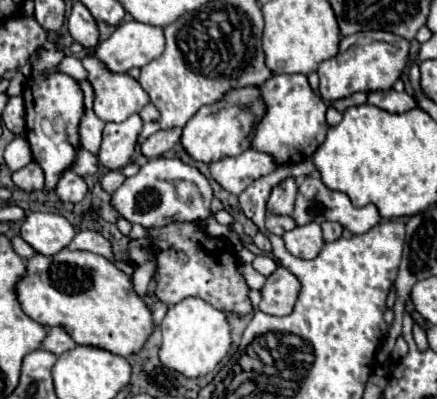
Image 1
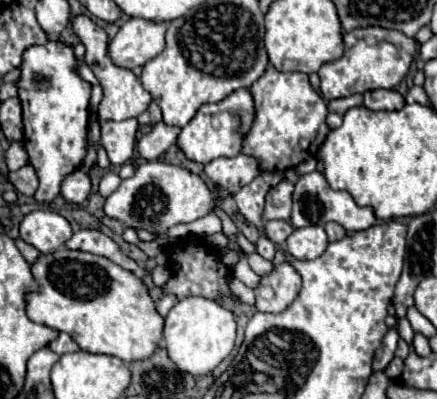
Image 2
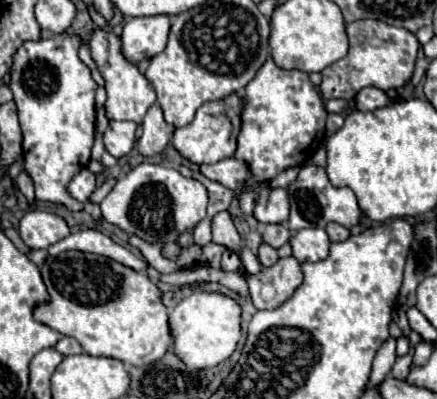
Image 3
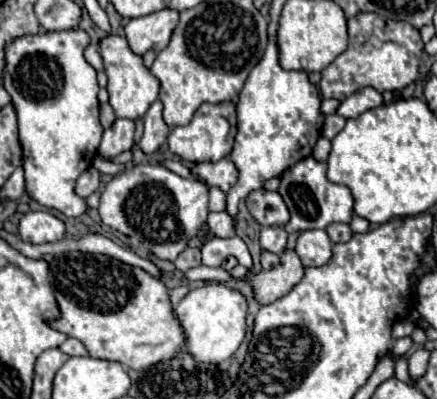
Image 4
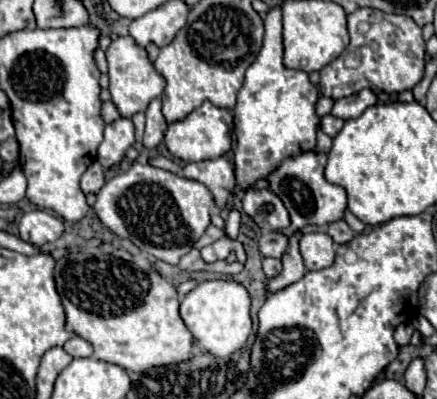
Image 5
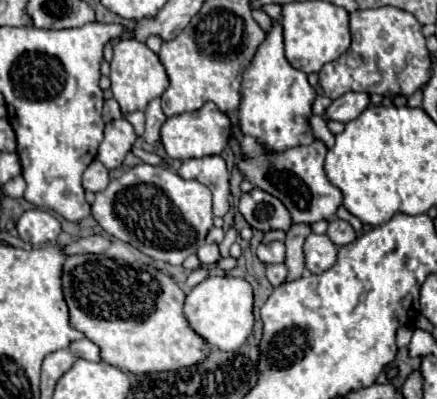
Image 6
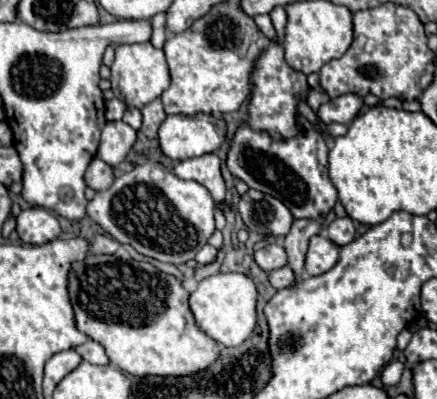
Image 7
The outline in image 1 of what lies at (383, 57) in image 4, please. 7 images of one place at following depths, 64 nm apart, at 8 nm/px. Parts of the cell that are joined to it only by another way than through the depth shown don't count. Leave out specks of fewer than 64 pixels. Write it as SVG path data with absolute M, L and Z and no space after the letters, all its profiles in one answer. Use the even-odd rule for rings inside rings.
M358 32L342 38L340 50L334 58L326 60L318 68L320 76L320 96L326 102L334 102L354 92L374 92L388 90L400 78L406 68L410 44L408 40L390 32Z

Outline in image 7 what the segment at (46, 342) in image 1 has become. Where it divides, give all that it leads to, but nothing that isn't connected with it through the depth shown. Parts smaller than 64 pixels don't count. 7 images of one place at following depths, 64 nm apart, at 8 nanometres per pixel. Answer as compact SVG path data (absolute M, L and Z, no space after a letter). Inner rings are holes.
M88 340L88 342L80 344L80 346L76 346L74 350L76 350L86 362L90 362L90 364L108 364L108 356L106 356L104 348L102 348L100 344L96 344L94 340Z

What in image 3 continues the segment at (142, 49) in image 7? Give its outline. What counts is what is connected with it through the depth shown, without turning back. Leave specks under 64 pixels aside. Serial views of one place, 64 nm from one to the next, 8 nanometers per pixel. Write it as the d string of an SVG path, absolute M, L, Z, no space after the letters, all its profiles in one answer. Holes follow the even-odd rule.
M96 28L90 32L90 40L88 40L88 48L92 54L92 60L98 66L98 72L102 74L102 78L106 80L106 116L110 120L132 120L132 122L142 122L146 116L146 110L156 102L156 94L152 90L152 86L148 84L148 80L144 78L142 72L138 72L138 68L134 64L128 64L128 60L124 60L124 56L120 56L120 38L108 30L108 28Z

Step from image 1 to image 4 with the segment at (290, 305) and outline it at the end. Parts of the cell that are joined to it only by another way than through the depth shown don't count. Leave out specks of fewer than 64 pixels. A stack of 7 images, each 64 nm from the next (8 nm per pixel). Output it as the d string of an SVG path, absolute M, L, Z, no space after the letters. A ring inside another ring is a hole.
M290 250L280 256L280 266L276 266L276 268L260 270L258 274L254 274L250 278L242 266L236 266L232 270L232 276L252 282L252 292L254 292L256 302L260 306L266 306L266 304L272 304L274 300L286 296L302 280L304 266L302 266L300 258L296 256L296 252Z

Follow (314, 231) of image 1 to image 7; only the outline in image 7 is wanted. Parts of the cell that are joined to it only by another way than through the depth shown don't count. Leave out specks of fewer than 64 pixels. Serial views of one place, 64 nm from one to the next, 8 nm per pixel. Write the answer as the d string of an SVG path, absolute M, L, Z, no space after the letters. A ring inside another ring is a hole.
M312 236L306 254L306 272L310 276L318 276L328 272L338 260L338 246L324 236Z

